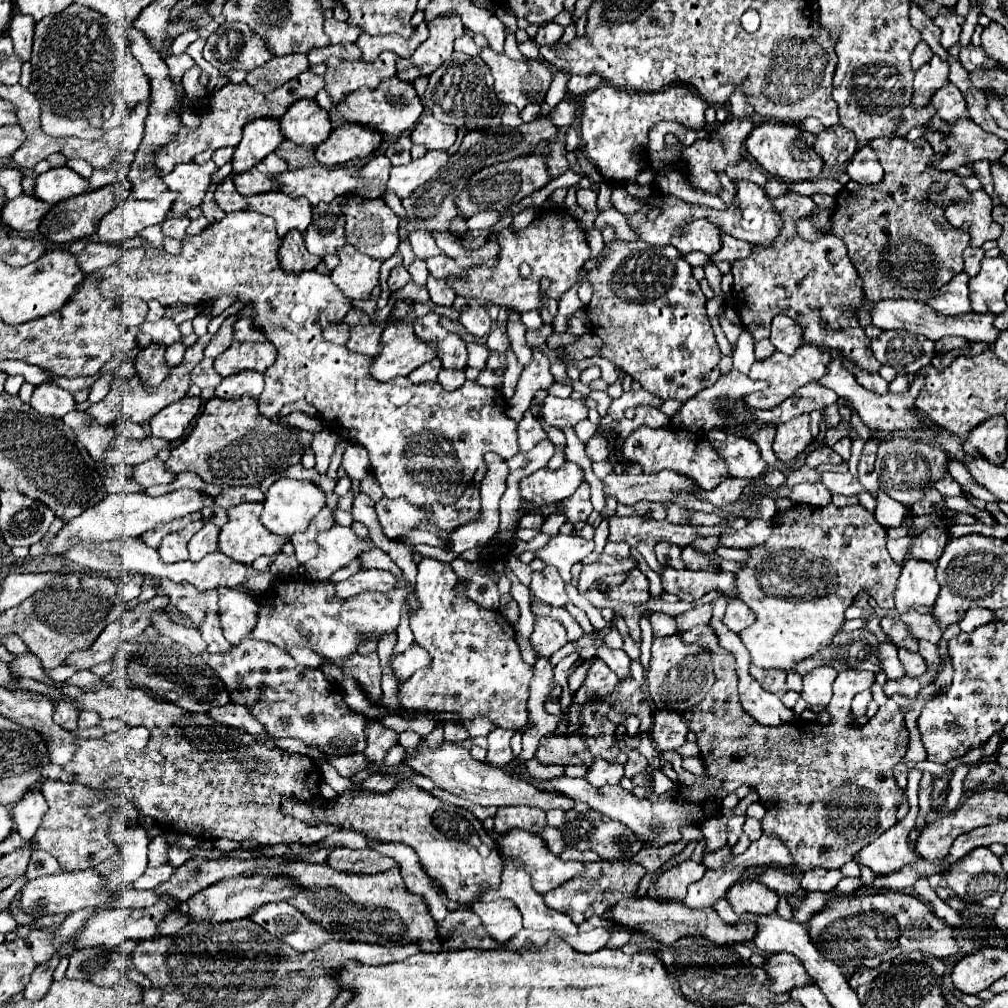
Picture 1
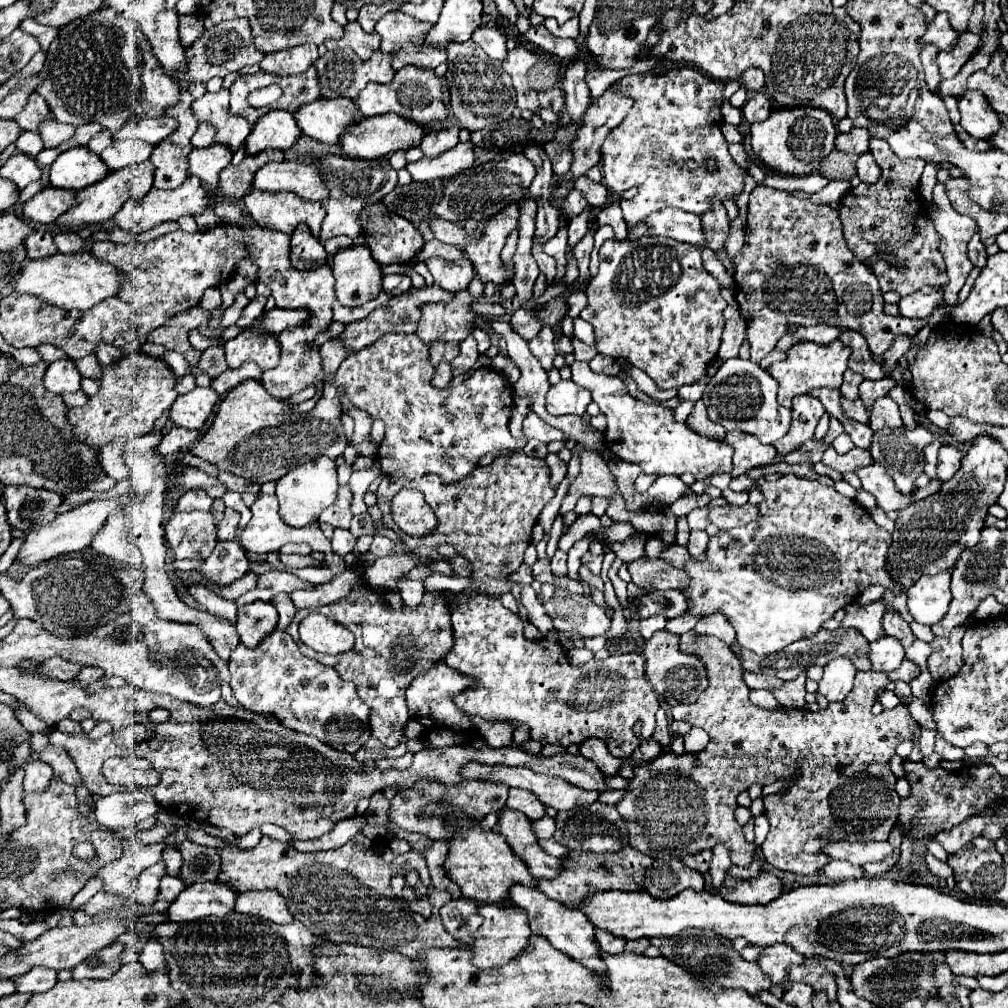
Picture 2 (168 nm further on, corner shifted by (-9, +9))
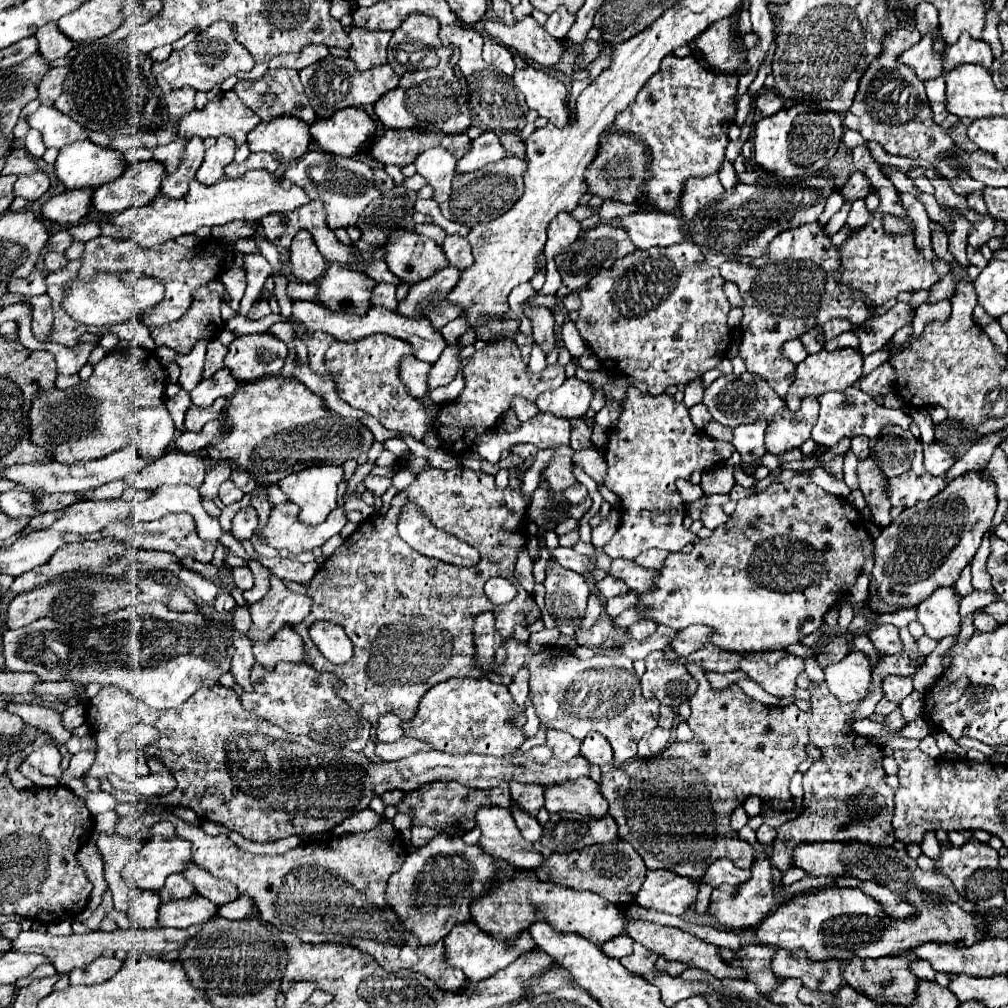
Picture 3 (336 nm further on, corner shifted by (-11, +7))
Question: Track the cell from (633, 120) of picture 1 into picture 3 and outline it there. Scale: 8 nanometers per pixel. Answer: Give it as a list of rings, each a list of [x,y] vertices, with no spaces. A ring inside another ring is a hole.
[[[666,56],[660,64],[660,70],[640,90],[636,102],[620,116],[616,116],[614,128],[622,134],[630,134],[632,138],[644,142],[652,152],[650,176],[642,184],[642,200],[648,202],[652,210],[674,212],[674,208],[680,206],[680,196],[690,176],[704,178],[704,176],[720,174],[726,144],[728,144],[728,126],[734,122],[734,114],[736,114],[736,108],[732,104],[732,98],[736,94],[736,84],[738,84],[736,74],[710,72],[700,64],[700,60],[696,60],[696,56],[686,56],[686,58]]]

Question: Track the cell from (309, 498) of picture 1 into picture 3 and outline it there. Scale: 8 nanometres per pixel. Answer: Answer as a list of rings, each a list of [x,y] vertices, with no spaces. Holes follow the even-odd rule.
[[[310,466],[302,472],[290,474],[278,482],[280,490],[290,502],[300,506],[298,520],[308,526],[316,526],[326,520],[330,510],[336,508],[338,484],[342,482],[340,466]]]

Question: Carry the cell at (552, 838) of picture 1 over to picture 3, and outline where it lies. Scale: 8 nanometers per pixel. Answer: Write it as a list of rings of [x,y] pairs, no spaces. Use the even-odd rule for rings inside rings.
[[[512,804],[510,808],[512,808],[512,816],[514,816],[516,826],[520,828],[520,832],[522,832],[522,836],[524,836],[524,840],[528,840],[530,844],[538,842],[538,840],[542,838],[542,834],[544,834],[544,830],[542,830],[540,822],[538,822],[536,818],[528,816],[526,812],[522,812],[516,804]]]

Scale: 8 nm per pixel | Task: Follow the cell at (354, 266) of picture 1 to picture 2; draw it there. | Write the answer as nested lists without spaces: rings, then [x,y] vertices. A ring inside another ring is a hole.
[[[366,246],[336,252],[332,272],[336,278],[336,298],[342,306],[362,306],[382,290],[382,268]]]

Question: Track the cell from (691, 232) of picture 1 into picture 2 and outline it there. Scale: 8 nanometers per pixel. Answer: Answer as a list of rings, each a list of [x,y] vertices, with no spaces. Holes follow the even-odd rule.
[[[666,208],[650,214],[638,226],[630,228],[630,240],[640,240],[646,234],[650,236],[666,236],[678,242],[688,242],[694,246],[704,246],[704,232],[700,224],[700,216],[686,214],[684,210]]]

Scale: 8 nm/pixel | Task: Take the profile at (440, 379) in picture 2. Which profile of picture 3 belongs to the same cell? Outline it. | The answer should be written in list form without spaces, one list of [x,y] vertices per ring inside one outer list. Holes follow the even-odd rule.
[[[406,356],[400,364],[400,378],[406,384],[408,392],[416,398],[422,398],[428,394],[428,372],[432,364],[416,360],[414,356]]]

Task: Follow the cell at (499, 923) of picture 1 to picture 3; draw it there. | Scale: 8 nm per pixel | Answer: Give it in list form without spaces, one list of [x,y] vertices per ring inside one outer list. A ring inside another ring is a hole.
[[[468,920],[468,924],[456,924],[456,928],[452,928],[452,932],[444,938],[444,946],[446,946],[448,964],[456,966],[456,968],[462,968],[462,972],[466,974],[468,980],[480,982],[484,978],[490,978],[498,970],[510,966],[516,958],[520,958],[522,954],[530,952],[536,944],[534,944],[534,940],[532,940],[532,936],[528,932],[522,932],[514,940],[514,944],[508,944],[504,940],[488,936],[486,932],[482,932],[480,928],[476,928],[476,924],[472,920]]]

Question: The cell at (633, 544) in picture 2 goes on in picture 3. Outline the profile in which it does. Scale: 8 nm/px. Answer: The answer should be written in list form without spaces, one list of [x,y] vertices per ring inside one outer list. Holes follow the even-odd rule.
[[[630,386],[622,398],[622,414],[616,426],[610,430],[608,448],[604,452],[608,474],[606,474],[606,488],[610,488],[622,502],[624,508],[624,522],[620,524],[618,532],[612,540],[604,546],[604,552],[610,558],[626,558],[634,560],[636,556],[644,554],[650,548],[662,548],[668,552],[678,552],[686,544],[698,544],[700,538],[692,530],[682,528],[682,519],[686,516],[686,505],[676,492],[674,482],[678,478],[688,480],[692,472],[704,472],[718,462],[724,462],[732,456],[734,446],[730,442],[720,442],[708,438],[704,432],[696,430],[688,416],[688,408],[682,402],[674,402],[672,396],[644,396],[636,386]]]

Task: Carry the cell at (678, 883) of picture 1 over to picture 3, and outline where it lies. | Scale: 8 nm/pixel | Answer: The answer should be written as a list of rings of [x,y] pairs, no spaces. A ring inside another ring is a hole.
[[[648,870],[646,880],[636,894],[642,908],[660,910],[666,914],[682,916],[688,906],[696,902],[698,884],[668,870]]]

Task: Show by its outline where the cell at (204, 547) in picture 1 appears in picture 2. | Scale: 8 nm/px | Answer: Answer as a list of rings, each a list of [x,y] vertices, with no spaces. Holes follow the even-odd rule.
[[[226,508],[224,510],[224,518],[220,522],[220,528],[218,528],[218,538],[220,540],[234,540],[234,534],[236,534],[236,528],[238,528],[238,520],[240,520],[240,514],[232,508]]]

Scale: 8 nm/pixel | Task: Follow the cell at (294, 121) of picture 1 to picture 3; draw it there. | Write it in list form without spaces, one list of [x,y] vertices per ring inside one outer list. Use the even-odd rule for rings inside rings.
[[[344,108],[328,120],[318,118],[310,124],[310,134],[320,150],[338,156],[354,156],[376,136],[376,124],[362,108]]]

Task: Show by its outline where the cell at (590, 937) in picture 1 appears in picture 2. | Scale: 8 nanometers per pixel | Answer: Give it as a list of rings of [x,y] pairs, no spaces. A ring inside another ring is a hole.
[[[596,930],[596,942],[602,946],[604,952],[608,954],[620,954],[624,950],[624,944],[620,938],[614,938],[612,934],[606,934],[604,930]]]

